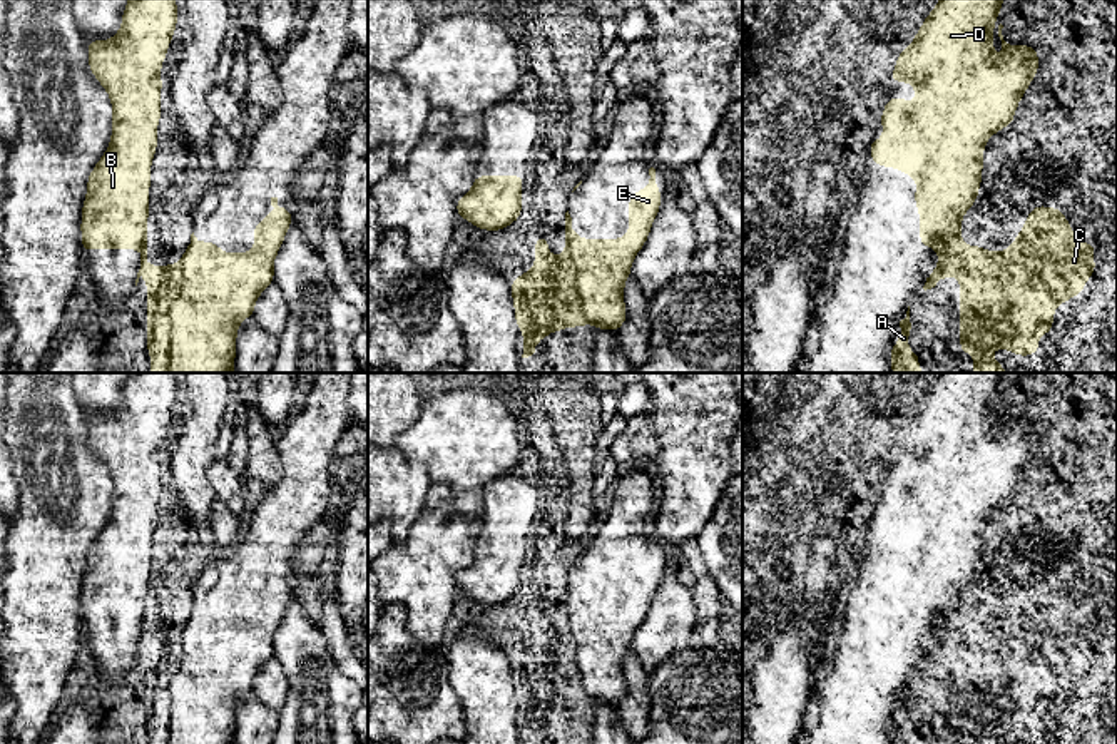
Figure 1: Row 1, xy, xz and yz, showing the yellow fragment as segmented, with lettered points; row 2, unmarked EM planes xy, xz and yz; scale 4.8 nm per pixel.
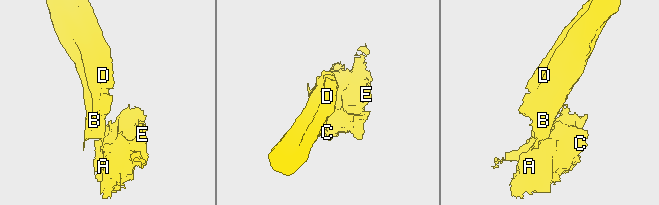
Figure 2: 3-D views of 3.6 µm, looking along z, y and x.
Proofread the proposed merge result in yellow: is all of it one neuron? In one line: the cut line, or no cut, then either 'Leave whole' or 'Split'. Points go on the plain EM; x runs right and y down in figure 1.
Split along yz (958, 601), (935, 622). Split

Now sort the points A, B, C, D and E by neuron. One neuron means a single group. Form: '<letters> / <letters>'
A C E / B D

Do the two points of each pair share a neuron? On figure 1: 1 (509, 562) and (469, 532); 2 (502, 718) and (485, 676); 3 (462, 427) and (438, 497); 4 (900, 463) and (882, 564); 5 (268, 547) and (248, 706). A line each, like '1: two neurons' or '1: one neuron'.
1: two neurons
2: one neuron
3: two neurons
4: two neurons
5: two neurons

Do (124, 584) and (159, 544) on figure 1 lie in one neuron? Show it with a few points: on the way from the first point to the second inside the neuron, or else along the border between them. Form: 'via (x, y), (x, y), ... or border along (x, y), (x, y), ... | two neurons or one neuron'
border along (158, 515), (151, 539), (151, 557) | two neurons

